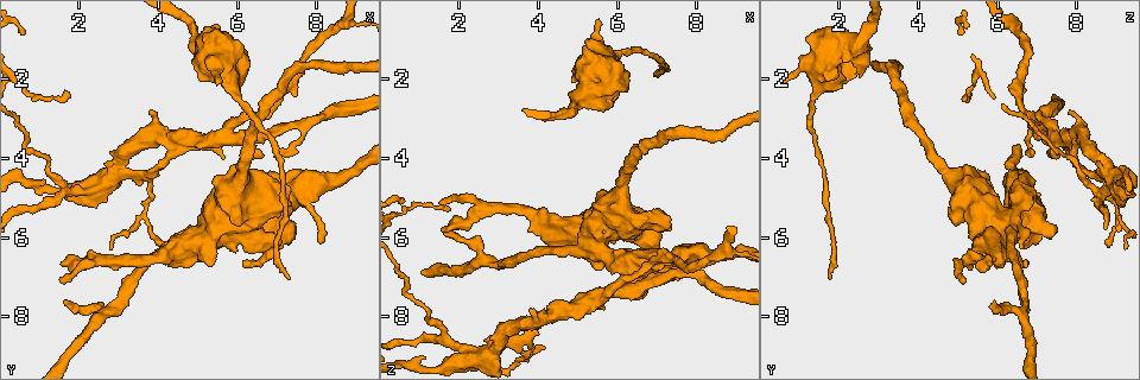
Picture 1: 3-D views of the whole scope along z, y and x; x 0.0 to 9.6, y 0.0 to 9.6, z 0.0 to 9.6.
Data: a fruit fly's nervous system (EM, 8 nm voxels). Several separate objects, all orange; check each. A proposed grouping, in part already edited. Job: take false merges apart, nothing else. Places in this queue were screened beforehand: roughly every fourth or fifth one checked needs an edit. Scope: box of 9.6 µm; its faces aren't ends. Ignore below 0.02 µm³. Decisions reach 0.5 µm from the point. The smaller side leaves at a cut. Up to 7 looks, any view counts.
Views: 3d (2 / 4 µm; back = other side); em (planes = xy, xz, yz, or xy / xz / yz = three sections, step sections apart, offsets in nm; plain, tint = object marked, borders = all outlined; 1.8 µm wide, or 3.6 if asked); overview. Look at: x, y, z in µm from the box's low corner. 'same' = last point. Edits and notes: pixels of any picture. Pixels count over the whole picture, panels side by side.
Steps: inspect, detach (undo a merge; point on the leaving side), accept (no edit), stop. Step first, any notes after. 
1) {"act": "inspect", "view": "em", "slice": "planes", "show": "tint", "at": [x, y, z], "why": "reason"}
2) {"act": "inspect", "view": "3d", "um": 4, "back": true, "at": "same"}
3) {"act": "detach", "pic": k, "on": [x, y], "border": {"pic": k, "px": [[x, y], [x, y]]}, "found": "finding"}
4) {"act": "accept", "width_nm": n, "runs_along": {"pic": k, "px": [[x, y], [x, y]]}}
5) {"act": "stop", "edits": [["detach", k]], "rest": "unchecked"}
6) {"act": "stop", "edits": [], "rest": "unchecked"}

{"act": "inspect", "view": "em", "um": 3.6, "slice": "yz", "step": 8, "show": "tint", "at": [5.15, 5.85, 6.20], "why": "closes a loop"}

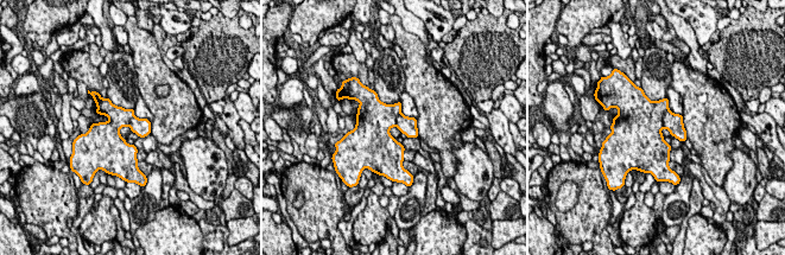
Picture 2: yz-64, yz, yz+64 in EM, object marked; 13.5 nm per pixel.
{"act": "detach", "pic": 2, "on": [673, 122], "border": {"pic": 2, "px": [[668, 108], [663, 118], [663, 127]]}, "found": "a second neuron is stuck on"}

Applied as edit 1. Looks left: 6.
{"act": "inspect", "view": "overview", "why": "redraw"}

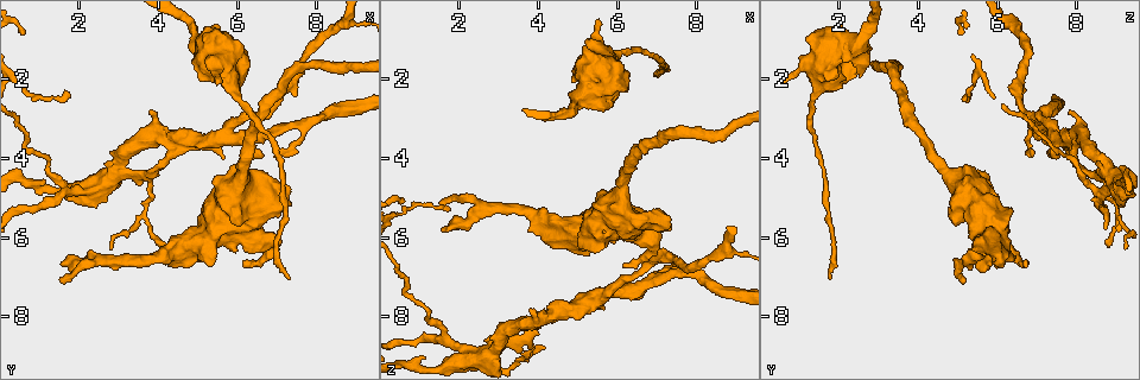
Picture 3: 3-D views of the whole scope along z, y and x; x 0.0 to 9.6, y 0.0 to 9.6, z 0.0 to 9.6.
{"act": "inspect", "view": "em", "um": 3.6, "slice": "planes", "show": "tint", "at": [7.35, 5.20, 5.75], "why": "calibre changes"}

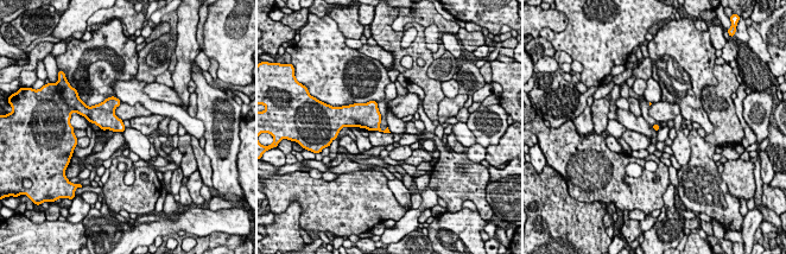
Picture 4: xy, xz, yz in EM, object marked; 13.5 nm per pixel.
{"act": "accept", "found": "continuous, no second neuron"}

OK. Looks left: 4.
{"act": "inspect", "view": "em", "slice": "xz", "step": 8, "show": "tint", "at": [5.65, 3.45, 7.45], "why": "three arms meet"}

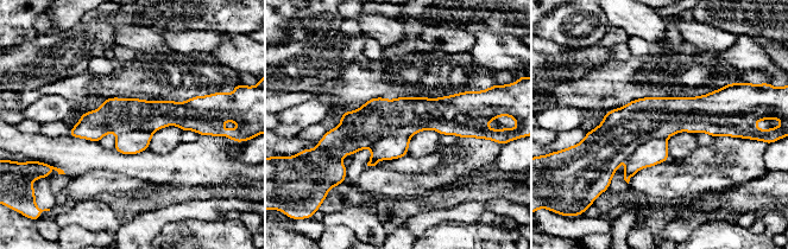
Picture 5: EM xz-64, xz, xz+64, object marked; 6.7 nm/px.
{"act": "inspect", "view": "em", "slice": "planes", "show": "tint", "at": "same"}

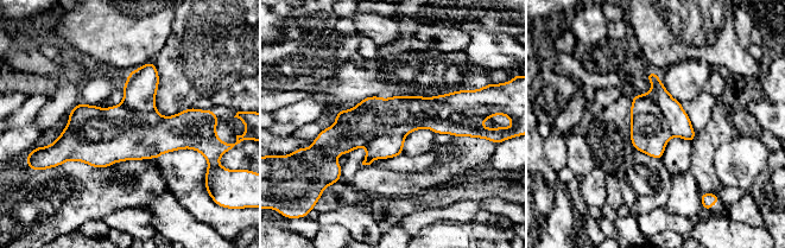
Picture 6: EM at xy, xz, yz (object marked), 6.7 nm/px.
{"act": "detach", "pic": 6, "on": [679, 122], "width_nm": 360, "border": {"pic": 6, "px": [[639, 95], [657, 106], [672, 135]]}, "found": "two neurons meet here"}

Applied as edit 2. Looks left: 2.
{"act": "stop", "edits": [["detach", 2], ["detach", 6]], "rest": "unchecked"}

